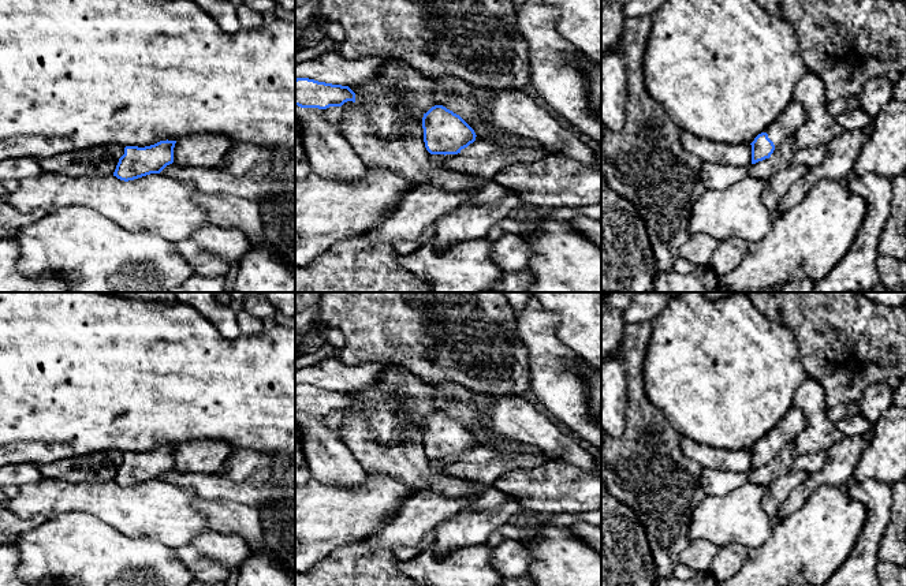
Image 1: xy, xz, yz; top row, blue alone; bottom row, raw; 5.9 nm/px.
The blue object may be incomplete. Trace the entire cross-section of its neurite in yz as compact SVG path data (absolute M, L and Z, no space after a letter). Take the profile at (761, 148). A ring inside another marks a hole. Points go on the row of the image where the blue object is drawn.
M793 100L779 119L758 134L752 145L752 164L769 158L773 150L786 139L793 138L797 130L808 120L805 107Z

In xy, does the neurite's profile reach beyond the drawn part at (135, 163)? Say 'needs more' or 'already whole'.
already whole

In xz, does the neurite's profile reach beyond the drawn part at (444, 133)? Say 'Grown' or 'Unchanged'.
Unchanged

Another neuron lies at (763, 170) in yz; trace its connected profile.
M784 139L784 142L775 148L769 158L752 164L747 171L752 176L763 180L768 180L776 171L782 171L793 164L794 149L793 139Z

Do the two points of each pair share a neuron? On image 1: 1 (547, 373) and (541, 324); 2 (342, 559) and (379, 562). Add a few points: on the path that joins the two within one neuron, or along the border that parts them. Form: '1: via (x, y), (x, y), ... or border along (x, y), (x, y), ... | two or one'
1: via (547, 361), (547, 351), (541, 336) | one
2: via (351, 562), (369, 562) | one

